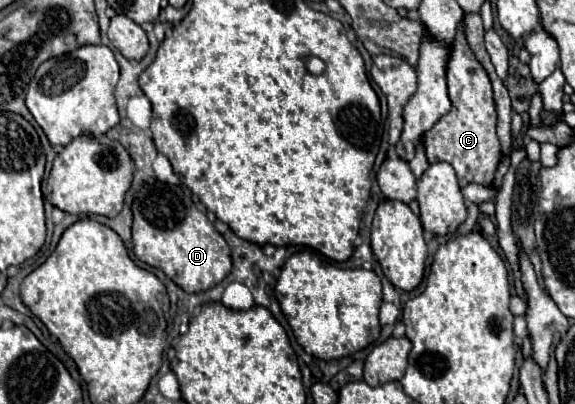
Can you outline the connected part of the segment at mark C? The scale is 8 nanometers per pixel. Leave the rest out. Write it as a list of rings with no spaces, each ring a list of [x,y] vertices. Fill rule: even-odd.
[[[461,20],[457,26],[455,40],[449,48],[447,66],[445,66],[447,90],[451,98],[451,112],[445,114],[427,134],[425,134],[425,154],[431,164],[449,162],[455,168],[459,186],[467,186],[469,182],[477,182],[483,186],[493,186],[495,170],[501,160],[501,146],[495,132],[497,112],[493,110],[493,90],[489,76],[481,62],[471,52],[465,38],[465,22]]]

